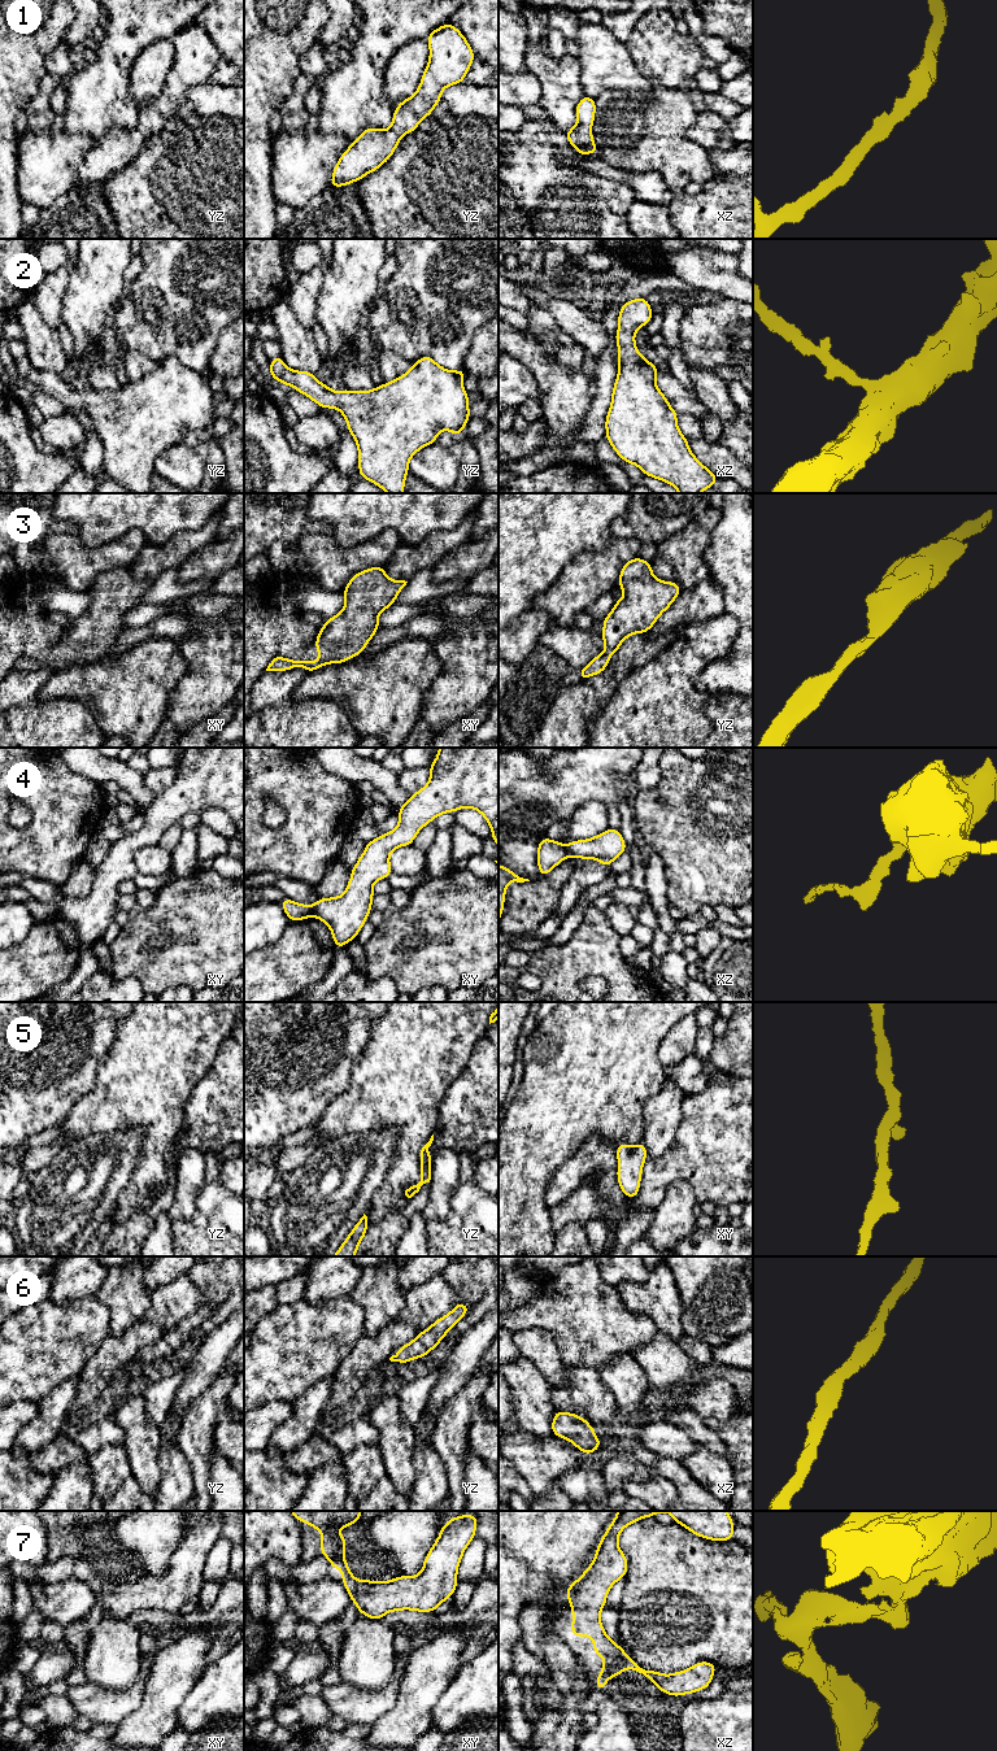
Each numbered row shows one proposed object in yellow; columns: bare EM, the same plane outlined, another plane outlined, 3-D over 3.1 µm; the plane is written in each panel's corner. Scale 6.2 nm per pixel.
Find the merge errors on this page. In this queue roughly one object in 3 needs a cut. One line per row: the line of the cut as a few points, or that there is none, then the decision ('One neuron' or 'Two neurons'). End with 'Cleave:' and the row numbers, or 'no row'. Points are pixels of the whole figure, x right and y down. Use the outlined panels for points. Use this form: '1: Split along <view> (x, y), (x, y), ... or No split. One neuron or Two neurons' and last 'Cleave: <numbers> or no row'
1: No split. One neuron
2: No split. One neuron
3: No split. One neuron
4: Split along xy (313, 906), (310, 915). Two neurons
5: No split. One neuron
6: No split. One neuron
7: No split. One neuron
Cleave: 4

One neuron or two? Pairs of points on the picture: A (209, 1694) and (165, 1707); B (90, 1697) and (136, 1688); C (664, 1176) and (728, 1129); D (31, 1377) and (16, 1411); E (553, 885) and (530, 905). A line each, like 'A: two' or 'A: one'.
A: two
B: one
C: one
D: two
E: one

